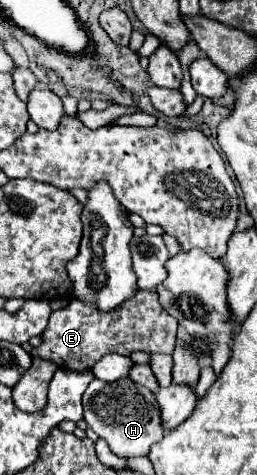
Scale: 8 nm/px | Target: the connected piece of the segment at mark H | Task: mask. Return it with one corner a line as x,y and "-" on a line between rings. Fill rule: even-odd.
122,378
112,384
92,380
84,392
82,404
88,428
92,428
100,438
104,438
110,450
120,458
146,456
150,452
150,446
160,442
166,434
156,396
146,386
138,386
130,378

